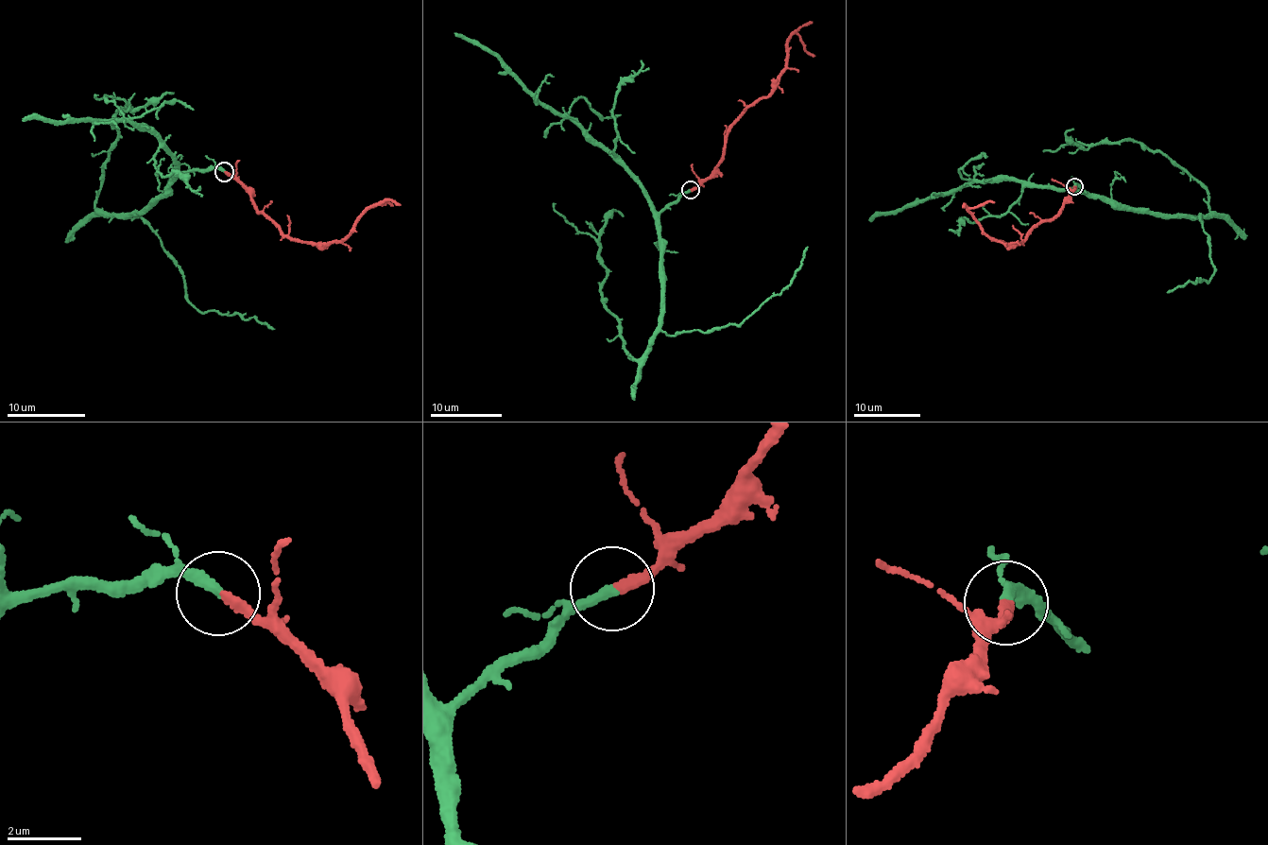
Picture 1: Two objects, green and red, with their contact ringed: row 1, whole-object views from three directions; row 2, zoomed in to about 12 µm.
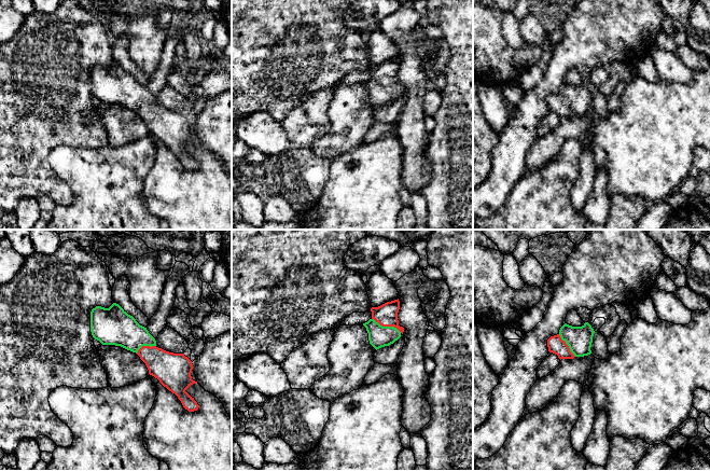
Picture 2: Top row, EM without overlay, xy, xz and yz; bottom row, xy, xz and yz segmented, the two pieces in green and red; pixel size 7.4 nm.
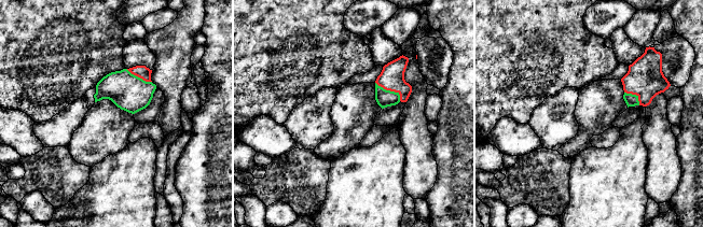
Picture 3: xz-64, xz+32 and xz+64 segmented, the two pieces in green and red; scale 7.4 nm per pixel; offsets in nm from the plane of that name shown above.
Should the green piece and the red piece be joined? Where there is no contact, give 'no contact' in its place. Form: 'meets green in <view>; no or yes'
meets green in xz; yes

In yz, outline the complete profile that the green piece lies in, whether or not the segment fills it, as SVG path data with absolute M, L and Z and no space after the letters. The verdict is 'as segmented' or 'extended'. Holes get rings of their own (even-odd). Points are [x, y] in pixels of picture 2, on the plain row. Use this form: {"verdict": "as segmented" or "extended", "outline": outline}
{"verdict": "extended", "outline": "M588 81L582 85L572 85L565 82L557 94L547 98L548 110L561 117L573 117L591 112L594 87Z"}

